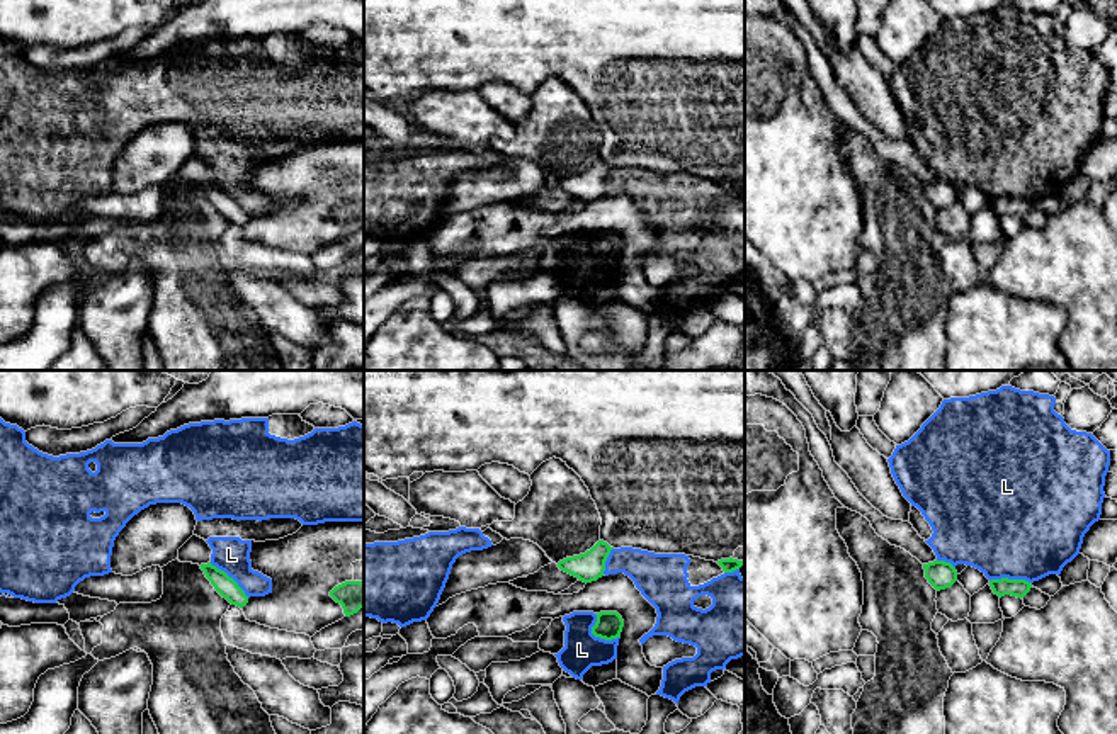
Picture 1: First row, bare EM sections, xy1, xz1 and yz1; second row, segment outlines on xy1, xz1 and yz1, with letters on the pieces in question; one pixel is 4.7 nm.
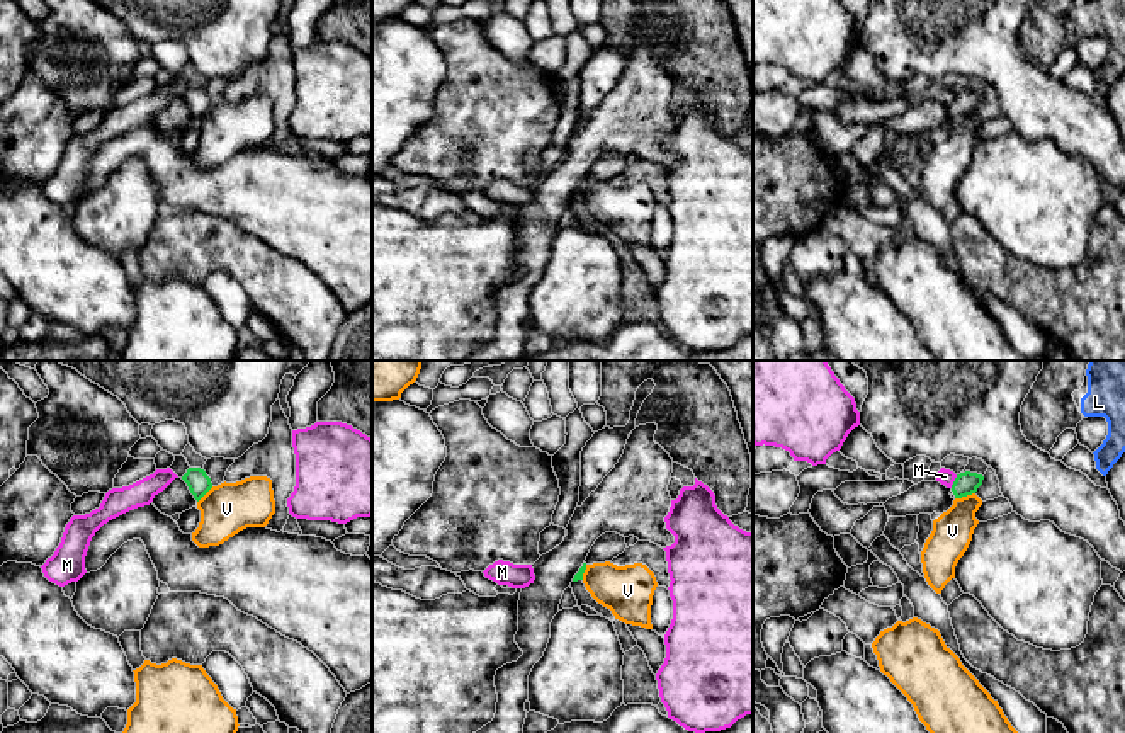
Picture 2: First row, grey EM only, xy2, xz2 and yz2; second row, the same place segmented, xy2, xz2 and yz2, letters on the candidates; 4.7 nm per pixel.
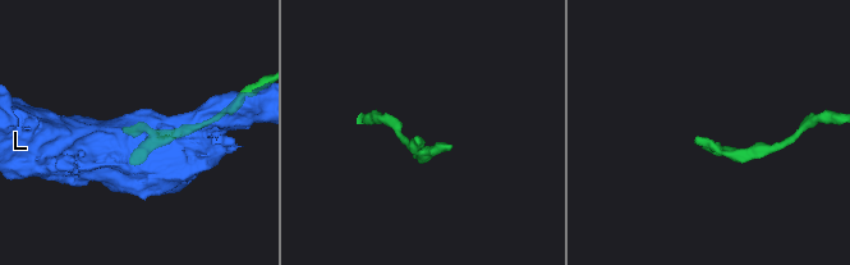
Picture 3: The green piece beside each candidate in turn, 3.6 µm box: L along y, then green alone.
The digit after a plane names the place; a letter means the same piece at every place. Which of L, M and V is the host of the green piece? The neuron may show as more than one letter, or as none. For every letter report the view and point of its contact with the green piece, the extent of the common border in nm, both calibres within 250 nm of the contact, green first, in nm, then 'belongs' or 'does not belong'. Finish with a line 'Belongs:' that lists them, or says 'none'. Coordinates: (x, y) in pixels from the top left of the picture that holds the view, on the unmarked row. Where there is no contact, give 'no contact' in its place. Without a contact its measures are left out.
L: xz1 (597, 255) | 170 nm | 130/180 nm | does not belong
M: yz2 (954, 101) | 70 nm | 110/80 nm | does not belong
V: yz2 (964, 114) | 100 nm | 110/190 nm | does not belong
Belongs: none

